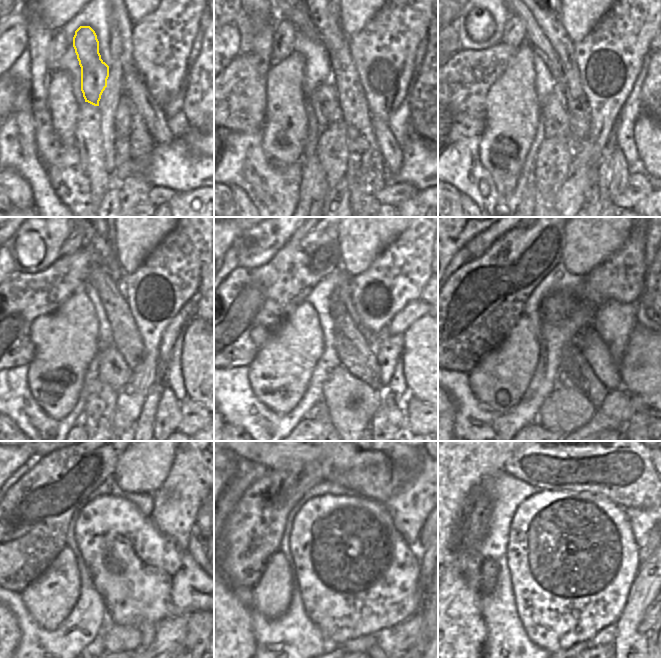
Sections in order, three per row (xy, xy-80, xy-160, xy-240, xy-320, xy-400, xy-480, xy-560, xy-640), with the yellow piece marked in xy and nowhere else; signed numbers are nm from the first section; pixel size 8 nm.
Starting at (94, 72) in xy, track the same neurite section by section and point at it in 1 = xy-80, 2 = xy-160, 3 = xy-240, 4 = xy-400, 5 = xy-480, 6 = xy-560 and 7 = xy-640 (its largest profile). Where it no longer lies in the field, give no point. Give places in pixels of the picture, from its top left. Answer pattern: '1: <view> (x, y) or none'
1: xy-80 (324, 101)
2: xy-160 (555, 120)
3: xy-240 (113, 370)
4: xy-400 (565, 410)
5: xy-480 (116, 638)
6: xy-560 (361, 644)
7: xy-640 (606, 635)

